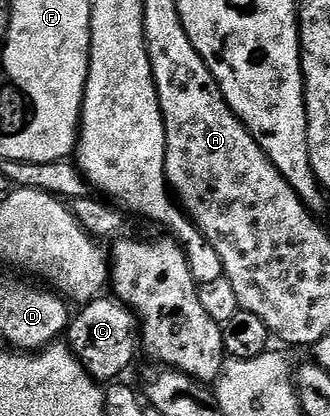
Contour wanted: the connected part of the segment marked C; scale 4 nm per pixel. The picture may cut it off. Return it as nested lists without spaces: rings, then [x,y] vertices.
[[[99,297],[87,302],[77,316],[69,320],[66,344],[83,367],[98,383],[115,382],[138,353],[138,322],[132,310],[114,297]]]

